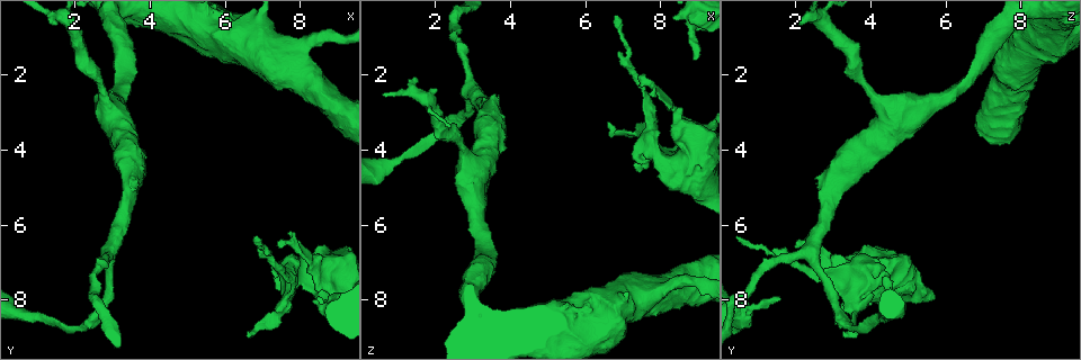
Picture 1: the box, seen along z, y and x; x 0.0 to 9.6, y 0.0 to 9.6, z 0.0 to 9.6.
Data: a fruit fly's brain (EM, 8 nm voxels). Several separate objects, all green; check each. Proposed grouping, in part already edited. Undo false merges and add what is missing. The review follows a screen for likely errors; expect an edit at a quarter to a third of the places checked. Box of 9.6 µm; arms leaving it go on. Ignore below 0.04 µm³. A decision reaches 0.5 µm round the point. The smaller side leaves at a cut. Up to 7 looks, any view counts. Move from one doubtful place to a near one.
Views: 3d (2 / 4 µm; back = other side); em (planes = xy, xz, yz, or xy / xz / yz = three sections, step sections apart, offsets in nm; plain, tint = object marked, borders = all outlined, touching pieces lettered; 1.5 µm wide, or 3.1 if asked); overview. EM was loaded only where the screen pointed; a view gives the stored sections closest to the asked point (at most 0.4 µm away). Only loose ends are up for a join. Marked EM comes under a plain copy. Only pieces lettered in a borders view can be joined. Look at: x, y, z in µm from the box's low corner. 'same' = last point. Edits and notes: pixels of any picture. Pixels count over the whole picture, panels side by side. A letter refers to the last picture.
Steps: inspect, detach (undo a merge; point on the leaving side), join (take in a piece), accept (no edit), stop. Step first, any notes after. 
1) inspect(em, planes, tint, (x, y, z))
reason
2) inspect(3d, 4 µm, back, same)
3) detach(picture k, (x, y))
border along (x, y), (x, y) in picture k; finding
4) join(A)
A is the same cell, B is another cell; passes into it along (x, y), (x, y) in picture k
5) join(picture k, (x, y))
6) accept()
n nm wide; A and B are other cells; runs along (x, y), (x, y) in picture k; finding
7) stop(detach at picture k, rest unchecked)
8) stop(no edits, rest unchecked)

inspect(3d, 4 µm, back, (8.50, 7.10, 3.35))
calibre changes

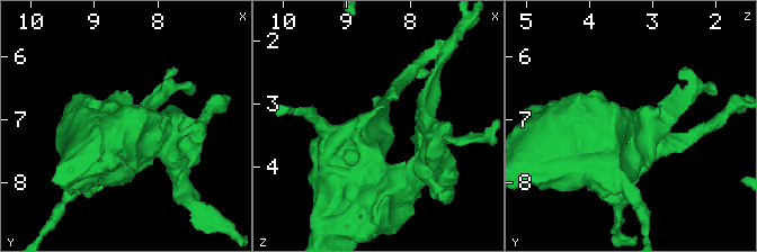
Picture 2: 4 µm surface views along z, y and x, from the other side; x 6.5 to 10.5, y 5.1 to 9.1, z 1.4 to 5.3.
inspect(em, planes, borders, (8.50, 7.05, 3.35))

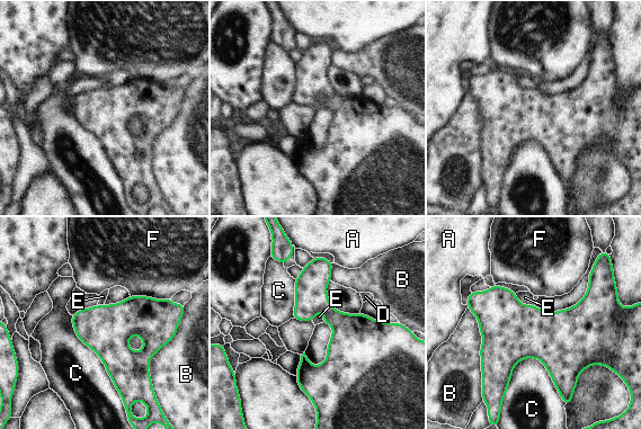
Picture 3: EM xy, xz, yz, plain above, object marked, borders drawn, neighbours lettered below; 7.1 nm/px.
accept()
50 nm wide; A, B, C, D, E and F are other cells; one neuron here

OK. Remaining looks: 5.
inspect(em, xy, step 8, tint, (8.85, 8.00, 1.65))

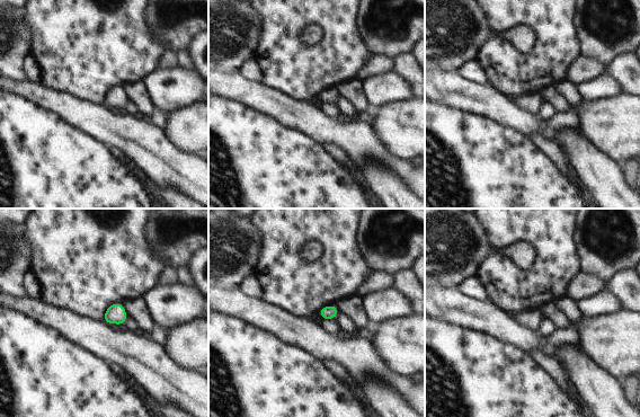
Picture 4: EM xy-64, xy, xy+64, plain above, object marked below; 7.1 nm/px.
inspect(em, yz, step 4, borders, same)

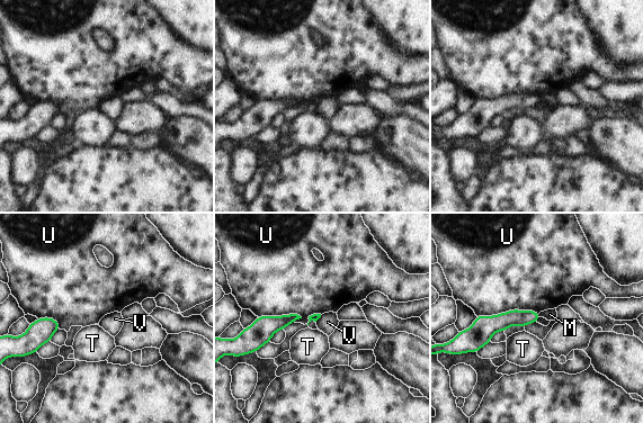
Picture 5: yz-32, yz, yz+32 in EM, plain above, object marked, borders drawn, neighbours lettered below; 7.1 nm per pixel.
accept()
M, T, U and V are other cells; runs along (536, 315), (498, 322), (481, 340) in picture 5; none of them fits

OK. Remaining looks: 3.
inspect(3d, 2 µm, (6.65, 8.90, 3.20))

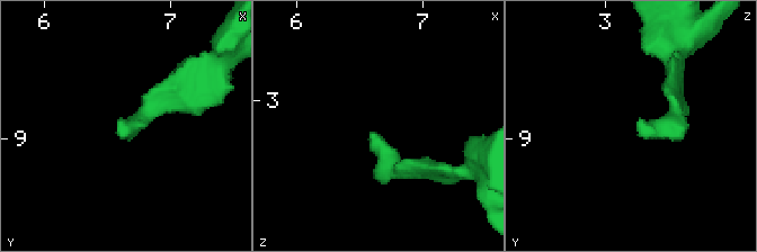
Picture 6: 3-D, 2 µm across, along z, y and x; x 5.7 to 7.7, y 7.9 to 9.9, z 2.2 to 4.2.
inspect(em, xy, step 8, tint, (6.58, 8.92, 3.24))
shape alone is not enough

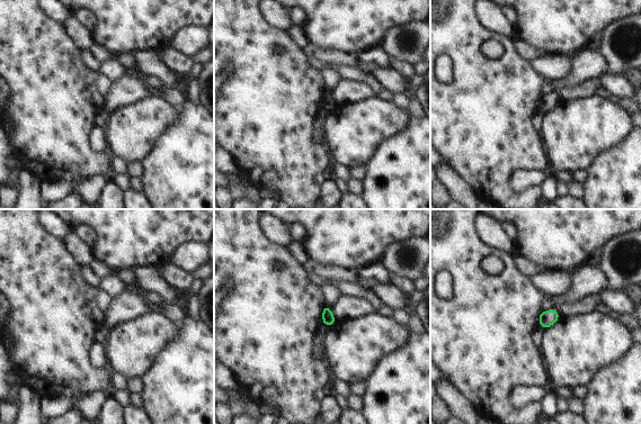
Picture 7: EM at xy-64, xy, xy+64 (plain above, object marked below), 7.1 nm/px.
inspect(em, xy, step 8, borders, same)
what lies round it

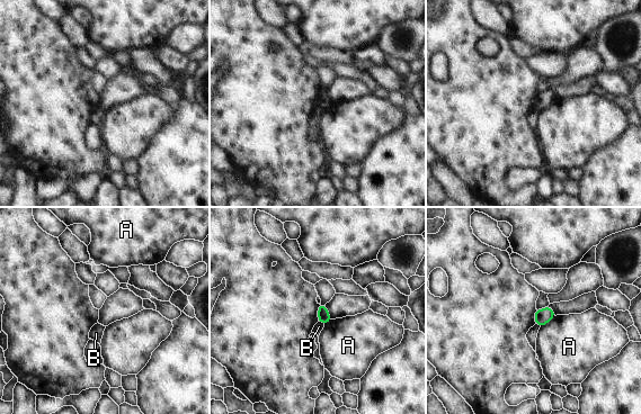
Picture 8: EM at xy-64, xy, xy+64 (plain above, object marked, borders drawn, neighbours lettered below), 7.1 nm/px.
accept()
A and B are other cells; no lettered piece goes on from it

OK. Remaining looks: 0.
stop(no edits, rest unchecked)

